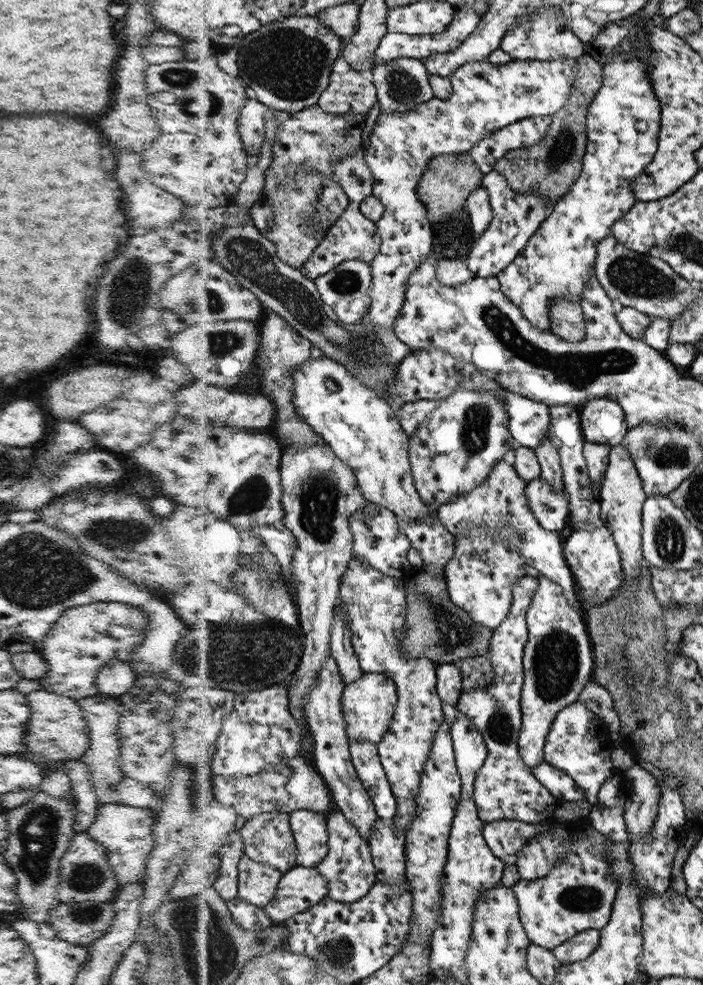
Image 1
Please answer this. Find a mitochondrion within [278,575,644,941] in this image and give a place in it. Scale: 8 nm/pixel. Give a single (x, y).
(555, 660)

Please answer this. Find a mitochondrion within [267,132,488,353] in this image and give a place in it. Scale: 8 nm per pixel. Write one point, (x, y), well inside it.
(345, 282)

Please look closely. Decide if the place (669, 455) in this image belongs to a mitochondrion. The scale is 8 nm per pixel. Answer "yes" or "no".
yes

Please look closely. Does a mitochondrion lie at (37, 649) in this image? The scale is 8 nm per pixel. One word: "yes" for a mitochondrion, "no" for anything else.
no

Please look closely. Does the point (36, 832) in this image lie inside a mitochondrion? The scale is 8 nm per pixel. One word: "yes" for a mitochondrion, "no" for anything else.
yes

